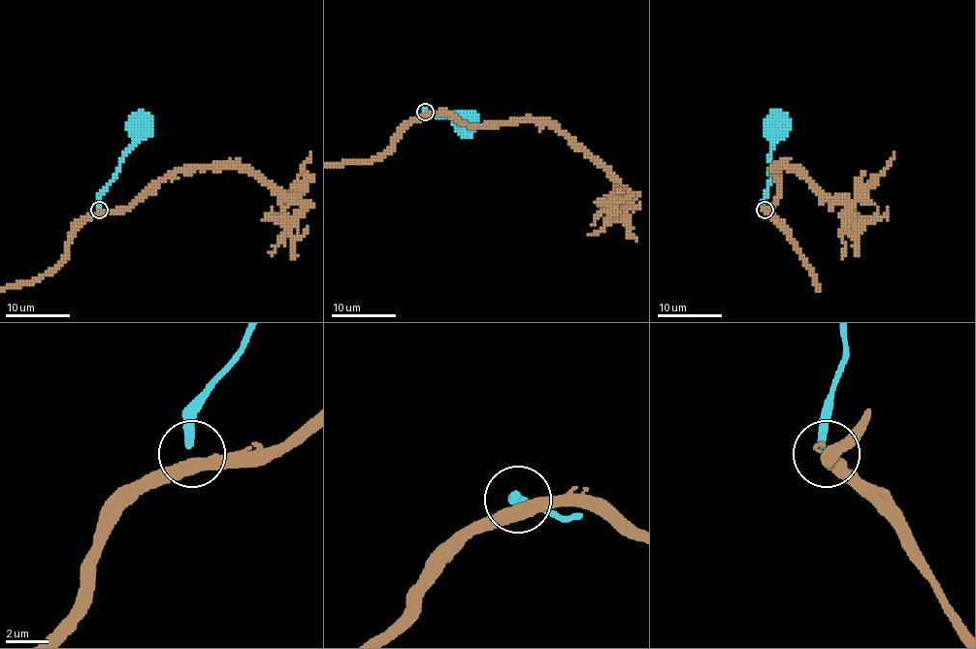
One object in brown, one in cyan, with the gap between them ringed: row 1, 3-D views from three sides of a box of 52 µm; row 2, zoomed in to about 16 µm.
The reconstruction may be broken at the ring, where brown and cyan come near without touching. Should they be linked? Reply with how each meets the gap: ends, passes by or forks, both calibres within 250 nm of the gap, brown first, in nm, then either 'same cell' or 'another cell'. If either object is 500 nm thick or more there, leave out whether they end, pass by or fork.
550 nm thick on the brown side, 360 nm on the other; another cell

